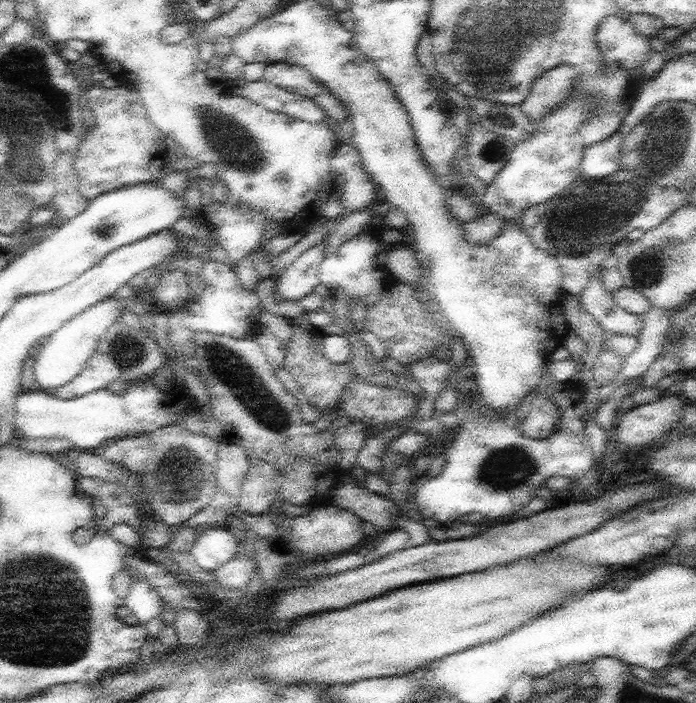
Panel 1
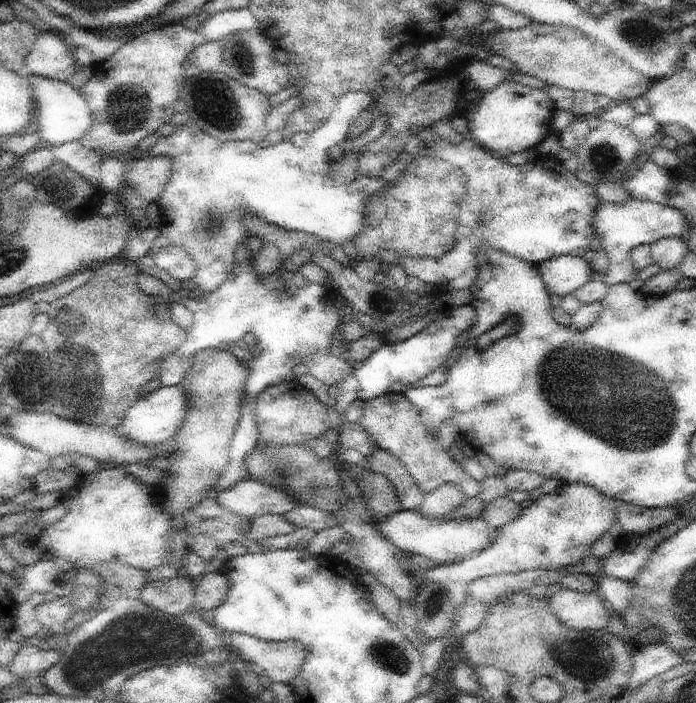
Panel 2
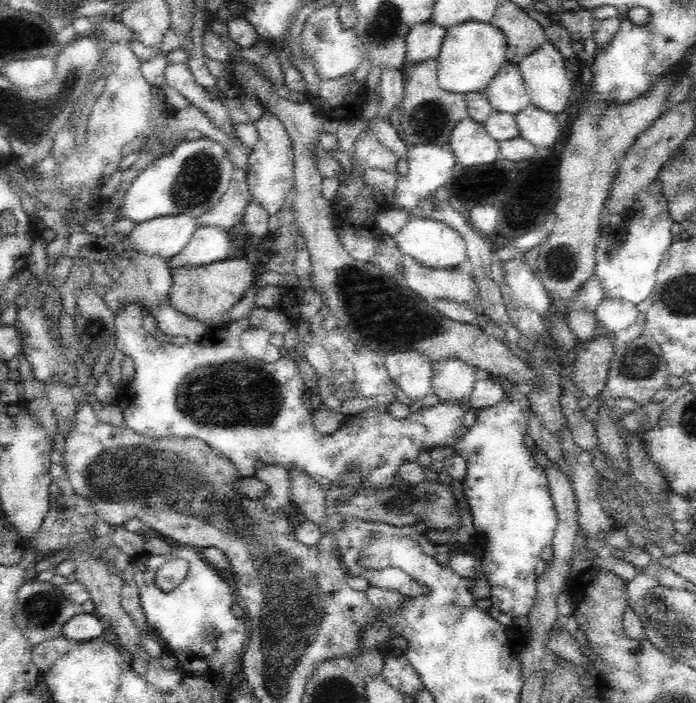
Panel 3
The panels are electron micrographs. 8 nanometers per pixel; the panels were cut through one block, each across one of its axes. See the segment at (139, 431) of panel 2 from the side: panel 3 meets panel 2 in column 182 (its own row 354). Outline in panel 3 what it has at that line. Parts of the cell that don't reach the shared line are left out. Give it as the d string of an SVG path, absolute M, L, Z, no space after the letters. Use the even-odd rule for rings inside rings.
M416 348L390 352L385 357L390 378L416 405L431 393L433 362Z

